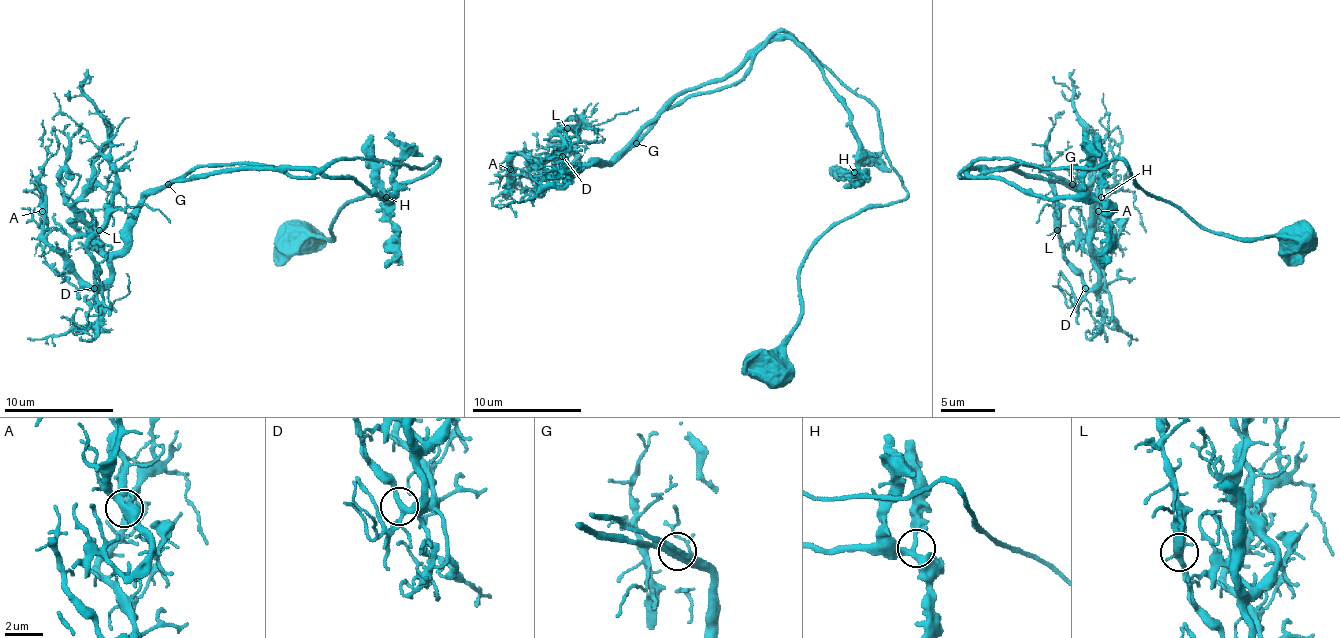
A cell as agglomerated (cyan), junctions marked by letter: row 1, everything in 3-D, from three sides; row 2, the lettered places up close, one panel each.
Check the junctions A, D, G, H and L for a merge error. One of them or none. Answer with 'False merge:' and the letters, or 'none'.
False merge: none

